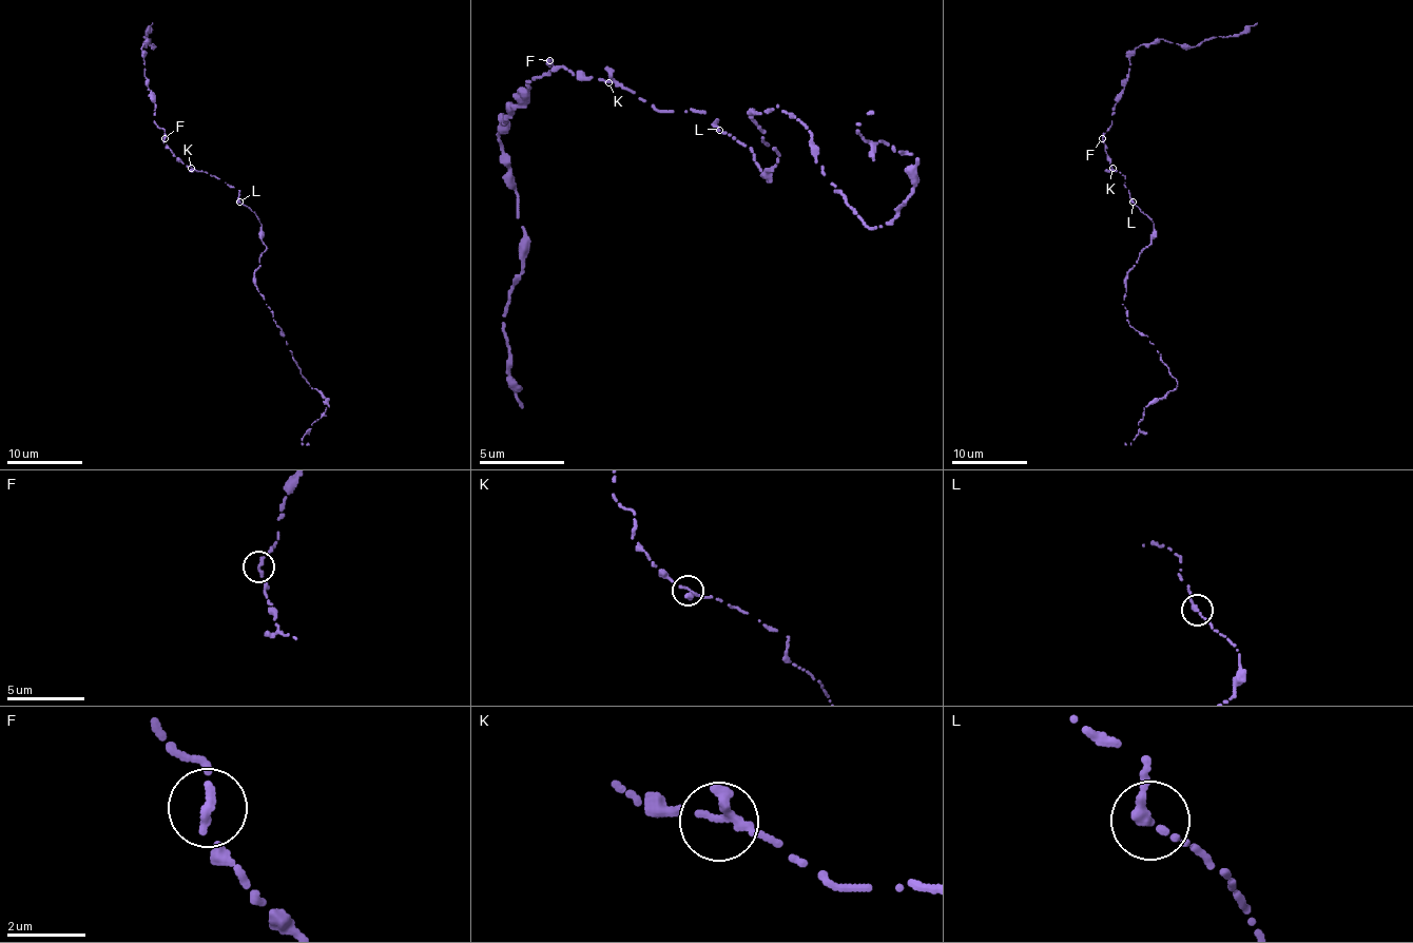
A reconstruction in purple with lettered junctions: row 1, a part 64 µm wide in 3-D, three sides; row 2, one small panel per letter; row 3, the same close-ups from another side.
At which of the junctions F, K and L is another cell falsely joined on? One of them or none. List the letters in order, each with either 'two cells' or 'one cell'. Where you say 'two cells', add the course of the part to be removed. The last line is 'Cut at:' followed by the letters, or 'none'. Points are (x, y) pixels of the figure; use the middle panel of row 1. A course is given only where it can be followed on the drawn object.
F: two cells; course (548, 61), (548, 70), (527, 82), (498, 138), (519, 193), (523, 274), (502, 316), (510, 385), (523, 406)
K: one cell
L: one cell
Cut at: F

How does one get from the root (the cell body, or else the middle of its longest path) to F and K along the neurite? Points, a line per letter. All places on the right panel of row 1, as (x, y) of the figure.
F: (1133, 201), (1123, 185), (1125, 175), (1114, 171), (1110, 166), (1103, 137)
K: (1133, 201), (1123, 185), (1125, 175), (1113, 168)

